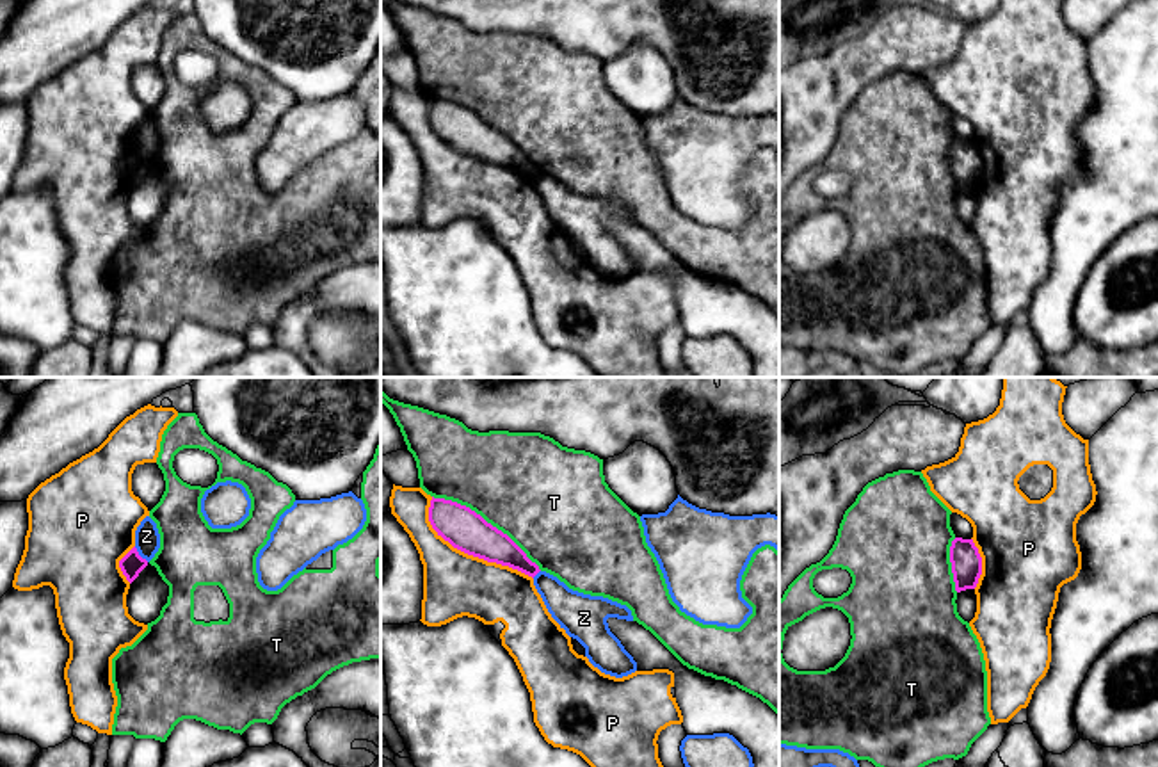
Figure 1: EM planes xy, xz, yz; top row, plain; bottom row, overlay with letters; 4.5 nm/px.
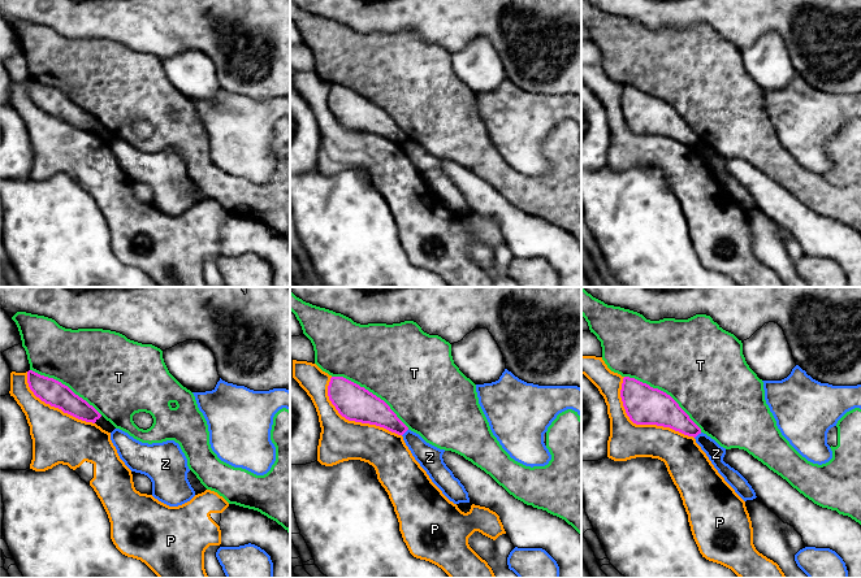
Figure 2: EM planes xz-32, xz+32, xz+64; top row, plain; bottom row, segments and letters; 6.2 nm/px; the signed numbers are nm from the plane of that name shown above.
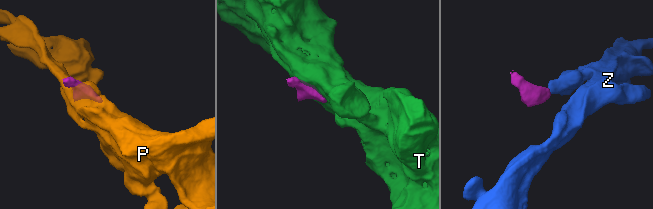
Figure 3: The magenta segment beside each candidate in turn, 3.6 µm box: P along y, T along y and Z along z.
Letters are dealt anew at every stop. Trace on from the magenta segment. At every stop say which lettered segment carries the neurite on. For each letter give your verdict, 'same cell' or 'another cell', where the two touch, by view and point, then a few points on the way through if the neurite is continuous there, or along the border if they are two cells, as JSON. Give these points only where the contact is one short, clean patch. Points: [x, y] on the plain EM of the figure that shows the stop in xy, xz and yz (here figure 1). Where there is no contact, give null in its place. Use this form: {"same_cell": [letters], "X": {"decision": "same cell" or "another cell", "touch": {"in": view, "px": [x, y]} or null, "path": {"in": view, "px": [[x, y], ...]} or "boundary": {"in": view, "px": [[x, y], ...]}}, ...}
{"same_cell": [], "P": {"decision": "another cell", "touch": {"in": "xz", "px": [468, 155]}}, "T": {"decision": "another cell", "touch": {"in": "xz", "px": [486, 123]}}, "Z": {"decision": "another cell", "touch": {"in": "xy", "px": [139, 157]}, "boundary": {"in": "xy", "px": [[134, 148], [148, 162]]}}}

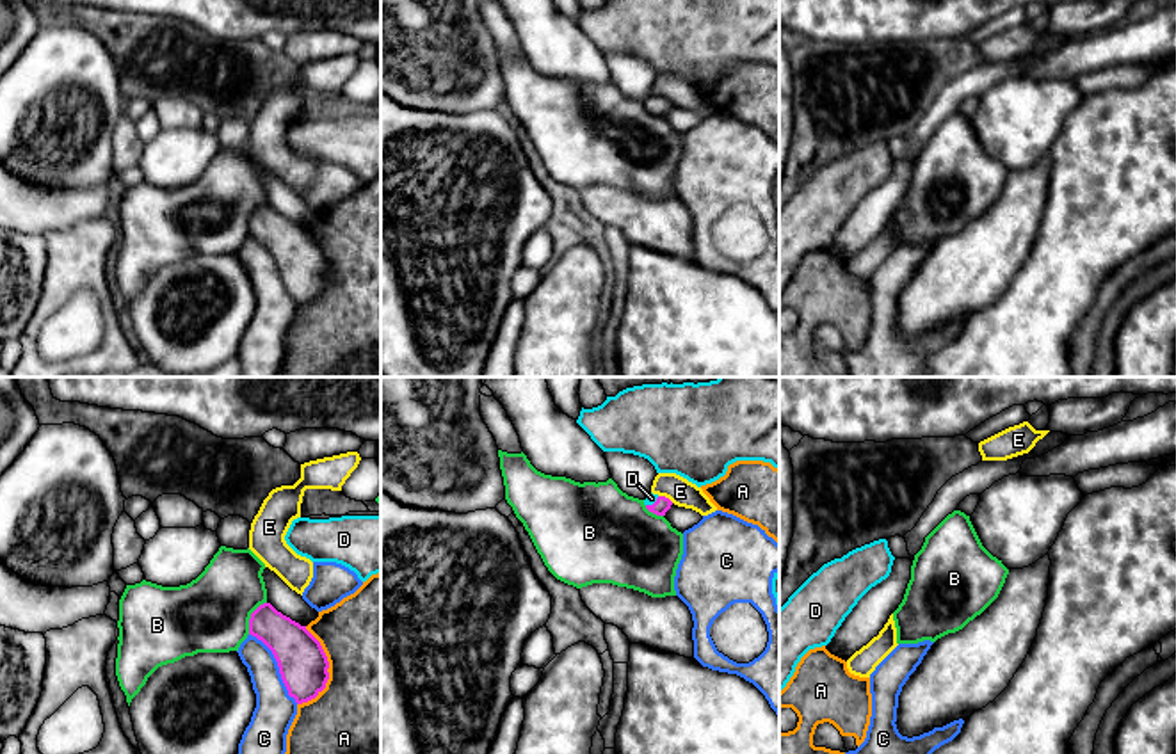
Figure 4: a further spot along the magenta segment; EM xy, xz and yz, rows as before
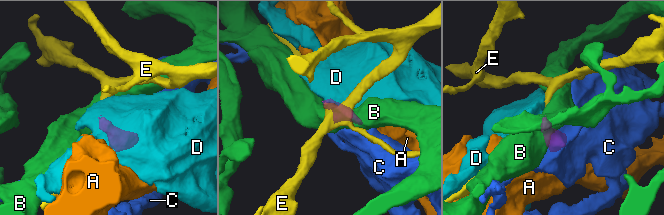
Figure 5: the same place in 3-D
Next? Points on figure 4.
{"same_cell": ["D"], "A": {"decision": "another cell", "touch": {"in": "xy", "px": [326, 272]}}, "B": {"decision": "another cell", "touch": {"in": "xy", "px": [251, 219]}, "boundary": {"in": "xy", "px": [[265, 203], [251, 216], [248, 235]]}}, "C": {"decision": "another cell", "touch": {"in": "xy", "px": [278, 267]}}, "D": {"decision": "same cell", "touch": {"in": "xz", "px": [653, 105]}, "path": {"in": "xz", "px": [[662, 105], [653, 105], [652, 100]]}}, "E": {"decision": "another cell", "touch": {"in": "xz", "px": [664, 98]}, "boundary": {"in": "xz", "px": [[659, 96], [673, 104]]}}}

